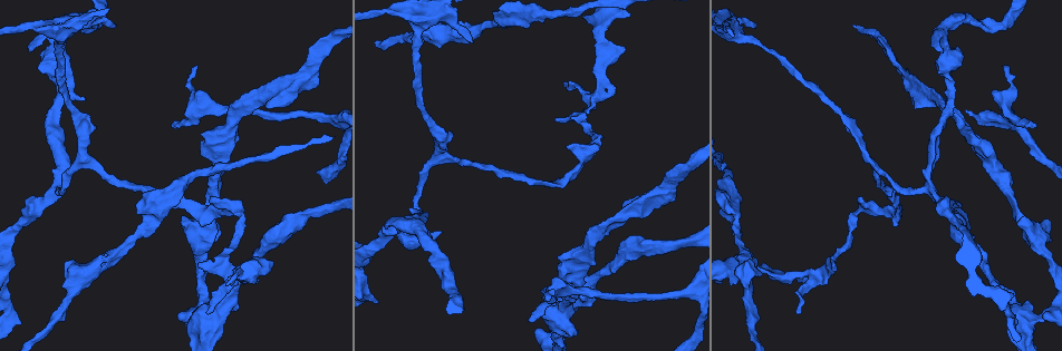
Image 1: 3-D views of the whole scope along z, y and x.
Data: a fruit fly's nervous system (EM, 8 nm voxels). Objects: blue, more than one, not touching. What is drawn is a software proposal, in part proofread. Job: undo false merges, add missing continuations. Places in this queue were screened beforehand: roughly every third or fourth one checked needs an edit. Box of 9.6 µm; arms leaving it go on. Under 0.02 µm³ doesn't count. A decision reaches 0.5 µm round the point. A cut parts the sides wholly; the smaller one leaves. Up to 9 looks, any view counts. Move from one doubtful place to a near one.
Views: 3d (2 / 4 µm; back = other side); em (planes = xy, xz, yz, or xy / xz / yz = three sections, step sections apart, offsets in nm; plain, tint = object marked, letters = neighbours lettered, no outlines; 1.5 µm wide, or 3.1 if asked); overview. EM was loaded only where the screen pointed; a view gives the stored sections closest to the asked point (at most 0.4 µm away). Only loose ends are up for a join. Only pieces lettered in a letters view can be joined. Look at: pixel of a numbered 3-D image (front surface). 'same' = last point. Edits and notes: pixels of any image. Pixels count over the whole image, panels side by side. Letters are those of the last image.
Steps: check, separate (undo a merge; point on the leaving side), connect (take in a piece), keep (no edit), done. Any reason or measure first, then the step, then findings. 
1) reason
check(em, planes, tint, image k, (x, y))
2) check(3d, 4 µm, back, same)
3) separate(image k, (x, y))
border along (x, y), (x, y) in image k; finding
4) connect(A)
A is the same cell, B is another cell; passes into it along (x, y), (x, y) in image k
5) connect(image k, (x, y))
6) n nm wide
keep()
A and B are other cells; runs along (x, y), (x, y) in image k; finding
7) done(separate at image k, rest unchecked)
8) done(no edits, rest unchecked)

stops while still wide
check(em, planes, plain, image 1, (425, 32))

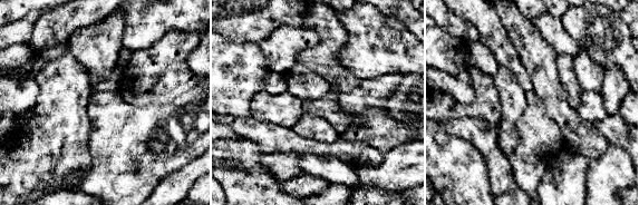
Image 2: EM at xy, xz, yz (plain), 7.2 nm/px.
check(em, planes, letters, same)

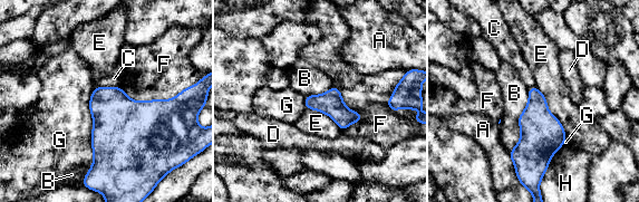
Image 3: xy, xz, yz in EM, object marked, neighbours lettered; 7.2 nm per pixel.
keep()
A, B, C, D, E, F, G and H are other cells; border along (95, 88), (93, 163), (81, 184) in image 3; none of them fits

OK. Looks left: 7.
thin end
check(em, planes, tint, image 1, (114, 22))

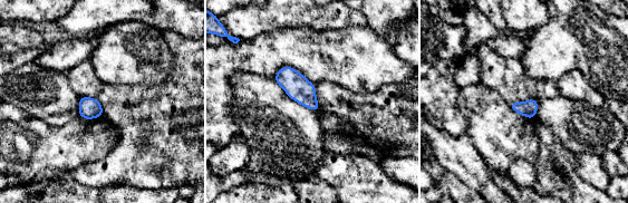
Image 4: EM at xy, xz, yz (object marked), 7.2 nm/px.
check(em, planes, letters, same)

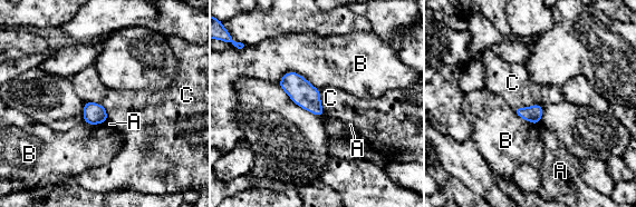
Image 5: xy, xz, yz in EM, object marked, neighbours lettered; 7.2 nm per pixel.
keep()
A, B and C are other cells; border along (85, 101), (99, 104), (107, 120) in image 5; none of them fits

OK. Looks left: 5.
check(3d, 4 µm, image 1, (83, 96))

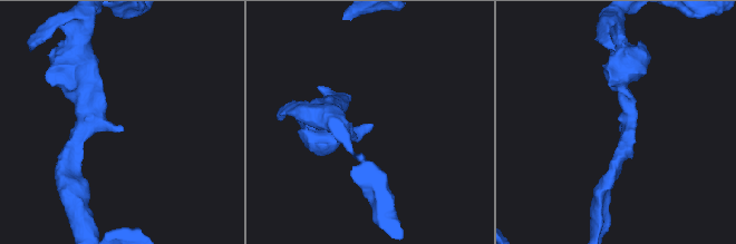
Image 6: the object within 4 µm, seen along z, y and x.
now the EM
check(em, planes, letters, image 6, (621, 127))

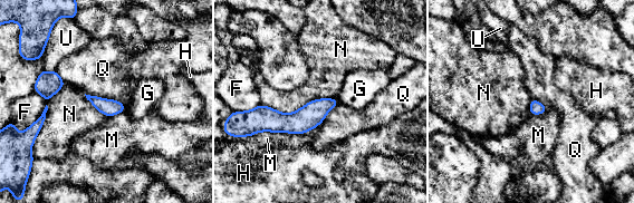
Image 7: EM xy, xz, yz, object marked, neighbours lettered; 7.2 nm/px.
N touches over 550 nm
keep()
F, G, H, M, N, Q and U are other cells; border along (336, 97), (290, 113), (261, 105) in image 7; none of them fits

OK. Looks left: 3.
three arms meet
check(3d, 4 µm, image 1, (992, 159))

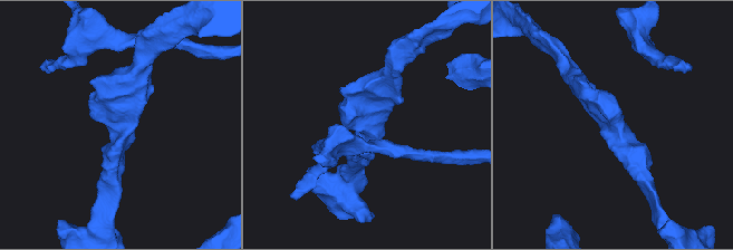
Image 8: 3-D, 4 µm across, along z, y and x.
3 arms; arms of 220, 240, 300 nm; shape alone is not enough
check(em, planes, plain, image 8, (614, 128))

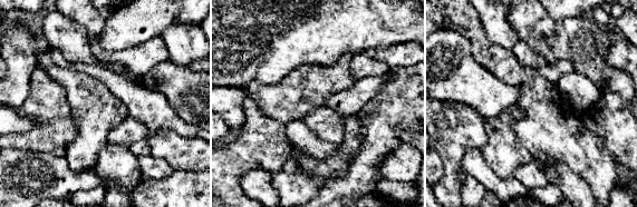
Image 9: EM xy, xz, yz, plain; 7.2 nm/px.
what lies round it
check(em, planes, letters, same)

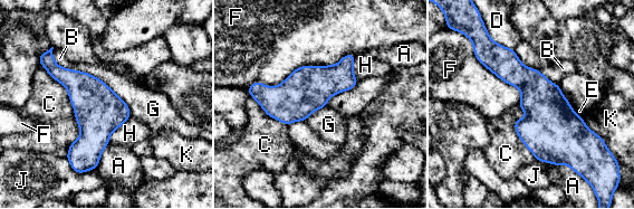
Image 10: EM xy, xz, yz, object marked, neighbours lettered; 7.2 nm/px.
F touches over 800 nm
keep()
A, B, C, D, E, F, G, H, J and K are other cells; border along (75, 69), (99, 78), (124, 102) in image 10; continuous, no second cell

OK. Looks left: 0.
done(no edits, rest unchecked)

